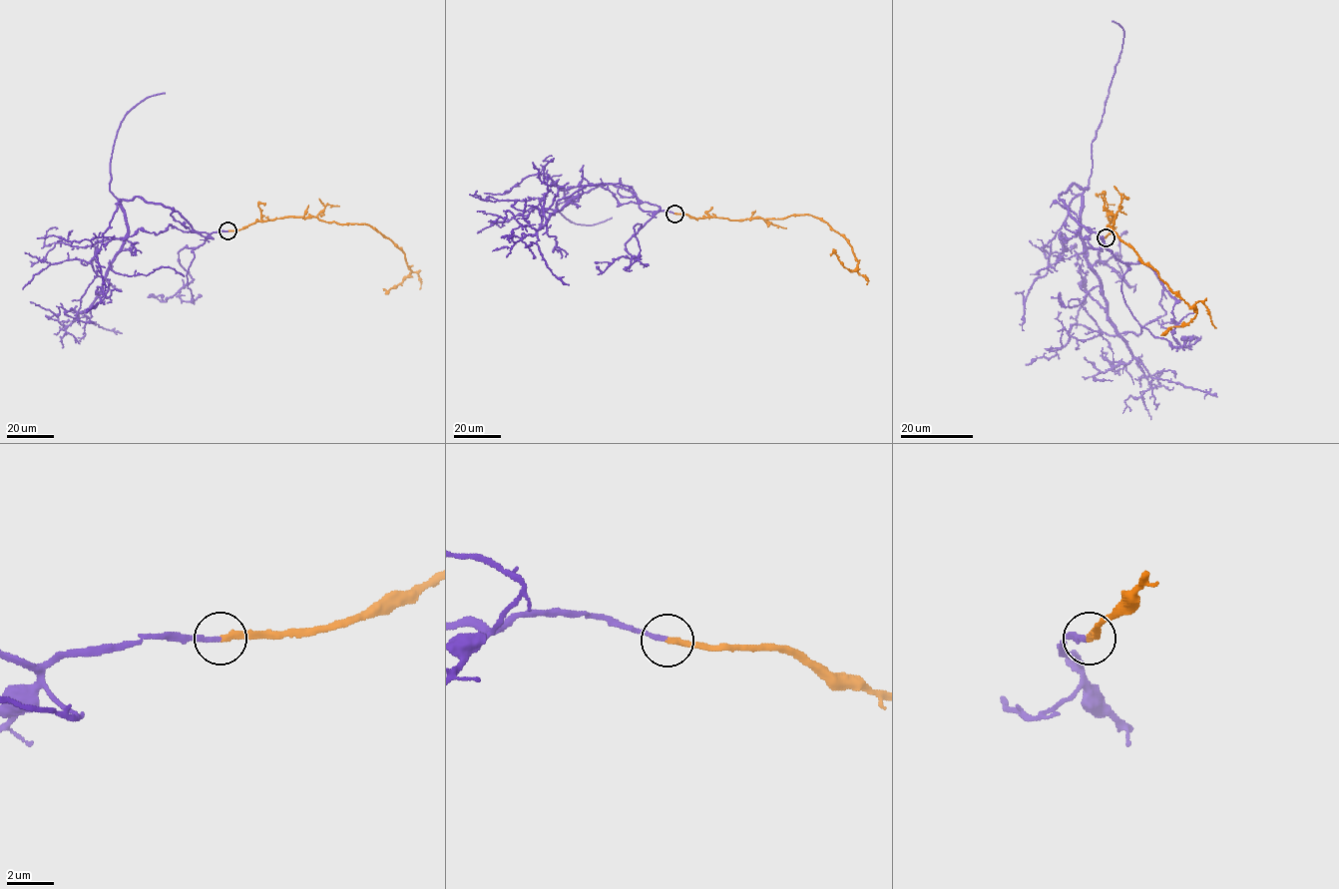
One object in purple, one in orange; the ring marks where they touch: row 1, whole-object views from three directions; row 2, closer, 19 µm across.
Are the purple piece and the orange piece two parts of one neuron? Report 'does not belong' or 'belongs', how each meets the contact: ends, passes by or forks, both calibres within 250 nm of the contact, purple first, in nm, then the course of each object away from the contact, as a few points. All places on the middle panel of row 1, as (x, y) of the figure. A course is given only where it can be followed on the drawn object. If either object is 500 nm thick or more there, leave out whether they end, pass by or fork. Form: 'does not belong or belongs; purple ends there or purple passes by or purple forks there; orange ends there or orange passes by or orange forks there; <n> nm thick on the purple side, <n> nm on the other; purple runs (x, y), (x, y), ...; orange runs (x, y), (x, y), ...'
belongs; purple ends there; orange ends there; 200 nm thick on the purple side, 260 nm on the other; purple runs (674, 214), (644, 211), (612, 184), (568, 199), (536, 230), (508, 210), (503, 218), (477, 212); orange runs (674, 214), (735, 221), (813, 216), (845, 238), (858, 266), (850, 271), (834, 252), (830, 255)

